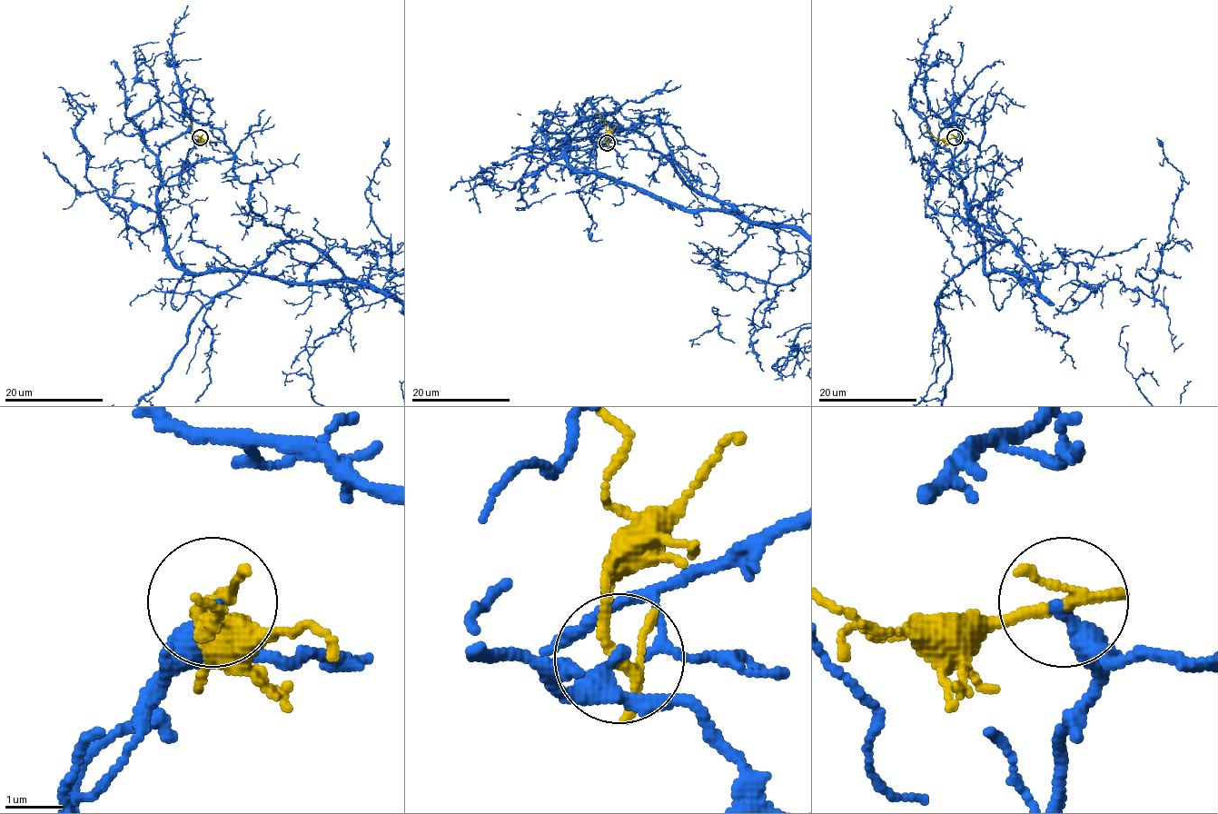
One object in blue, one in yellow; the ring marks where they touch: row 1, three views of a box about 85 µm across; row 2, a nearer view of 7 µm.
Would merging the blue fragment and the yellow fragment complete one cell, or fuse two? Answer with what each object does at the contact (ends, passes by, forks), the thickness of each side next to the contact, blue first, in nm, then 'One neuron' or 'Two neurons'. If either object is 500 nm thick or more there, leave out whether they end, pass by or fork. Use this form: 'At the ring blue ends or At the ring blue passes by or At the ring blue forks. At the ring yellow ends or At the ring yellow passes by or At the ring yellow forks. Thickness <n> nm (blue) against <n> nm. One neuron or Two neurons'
At the ring blue ends. At the ring yellow passes by. Thickness 280 nm (blue) against 190 nm. Two neurons

